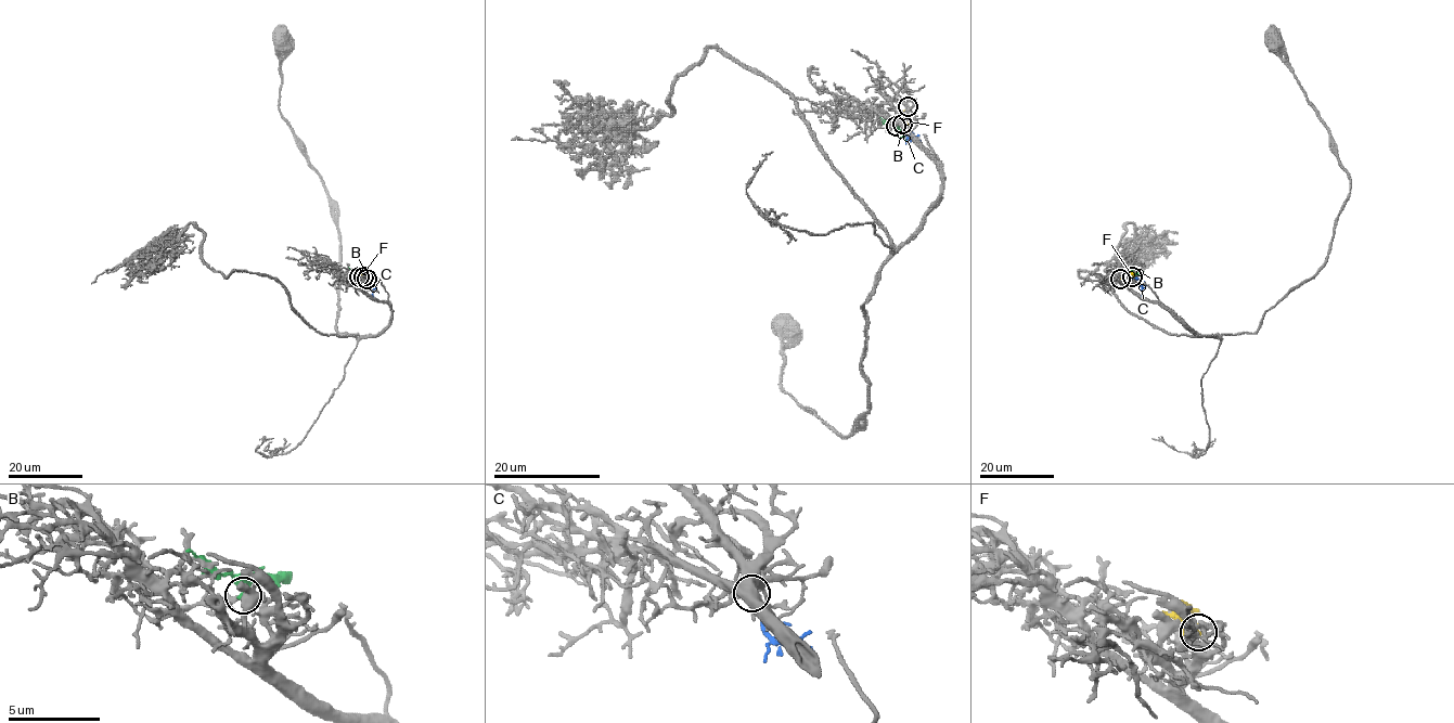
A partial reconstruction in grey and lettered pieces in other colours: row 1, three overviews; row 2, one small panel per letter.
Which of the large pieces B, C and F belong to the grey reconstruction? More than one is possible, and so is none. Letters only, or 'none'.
C

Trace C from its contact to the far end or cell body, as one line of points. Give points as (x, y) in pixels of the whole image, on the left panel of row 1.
C: (363, 278), (373, 296)

